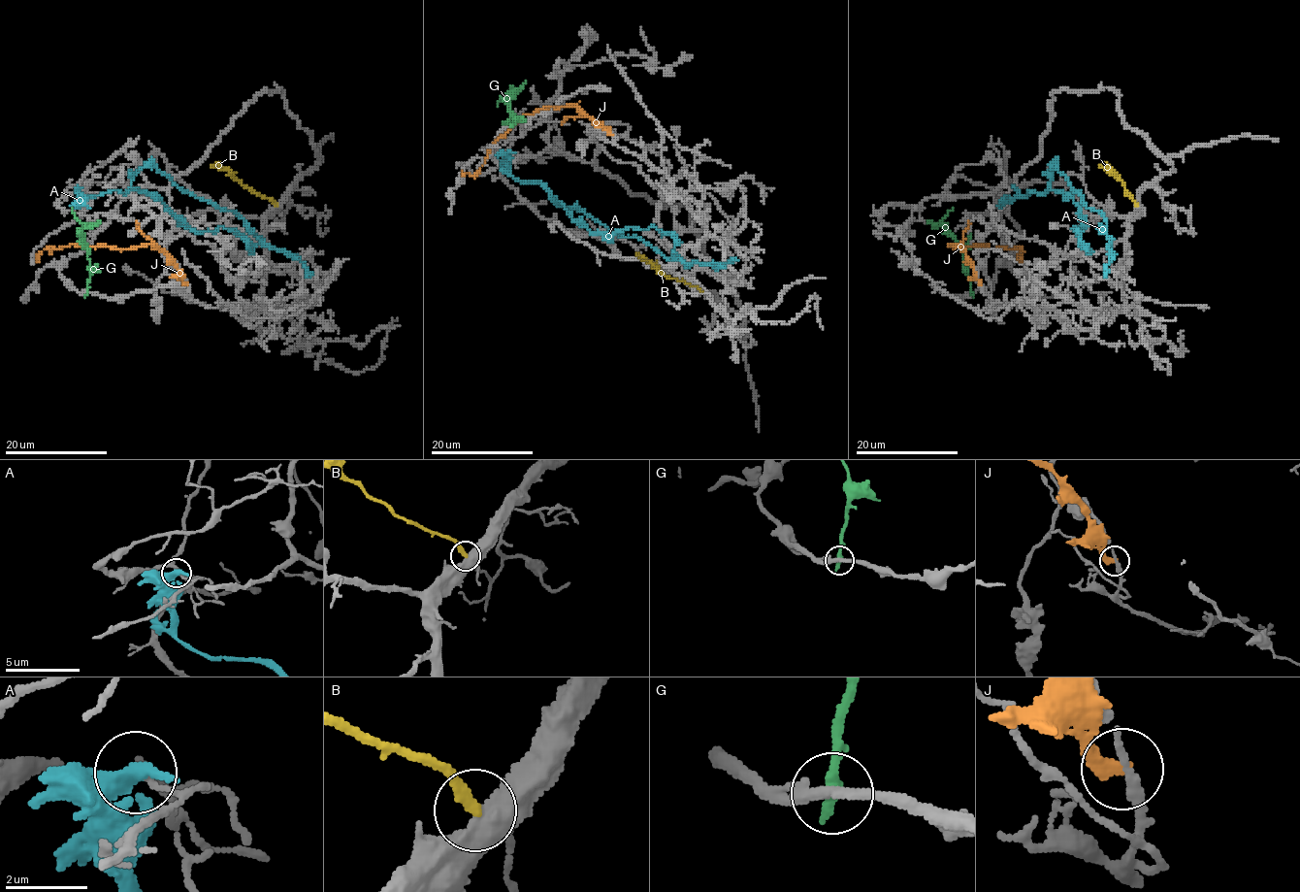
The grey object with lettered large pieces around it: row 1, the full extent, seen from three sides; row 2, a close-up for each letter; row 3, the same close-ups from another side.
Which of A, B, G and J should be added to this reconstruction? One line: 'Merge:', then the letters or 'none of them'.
Merge: none of them

